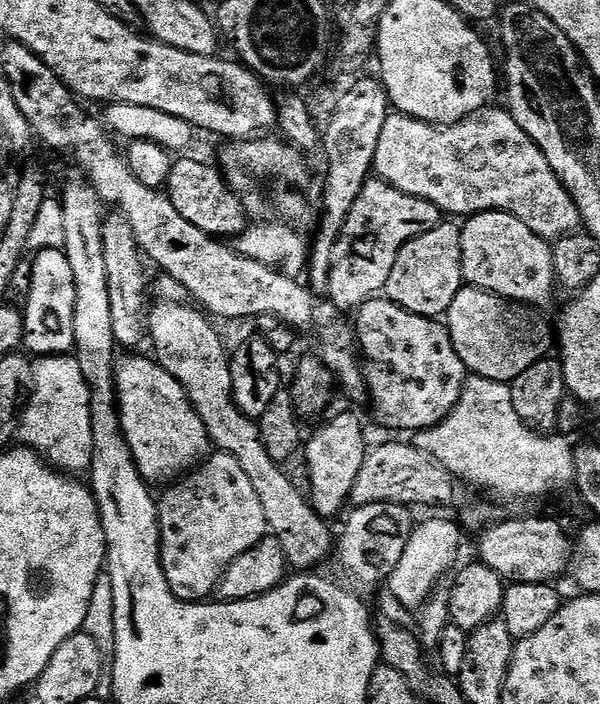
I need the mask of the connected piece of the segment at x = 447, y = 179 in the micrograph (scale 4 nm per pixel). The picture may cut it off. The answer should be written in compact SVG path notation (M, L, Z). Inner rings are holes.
M489 106L483 112L476 112L472 116L468 116L464 120L459 120L456 124L447 126L437 126L435 124L427 124L425 120L416 120L412 116L403 114L389 114L386 118L386 126L382 126L382 138L378 138L378 154L376 155L375 175L381 180L385 180L390 186L394 186L398 190L402 190L406 194L410 194L414 198L426 198L426 202L434 202L434 206L438 206L441 213L450 215L452 218L469 218L478 215L479 212L508 212L514 218L518 218L522 222L526 222L526 226L530 226L530 230L534 230L534 234L538 234L542 239L549 242L555 242L562 236L567 236L581 227L580 211L577 210L575 202L570 198L570 194L562 186L562 182L558 178L558 174L554 174L554 170L550 170L550 162L546 162L546 154L542 154L542 150L538 150L536 143L529 138L526 130L522 130L522 126L518 126L518 122L514 122L514 118L503 107Z

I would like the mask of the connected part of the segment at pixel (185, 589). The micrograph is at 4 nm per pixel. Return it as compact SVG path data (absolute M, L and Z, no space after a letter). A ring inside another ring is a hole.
M219 450L213 451L199 468L187 476L175 481L167 489L168 492L158 500L160 510L160 561L166 574L166 582L170 582L170 590L180 600L188 604L204 602L208 596L217 591L220 579L246 550L258 546L269 535L266 522L266 510L262 510L262 502L258 498L254 485L246 475L246 470L230 454Z

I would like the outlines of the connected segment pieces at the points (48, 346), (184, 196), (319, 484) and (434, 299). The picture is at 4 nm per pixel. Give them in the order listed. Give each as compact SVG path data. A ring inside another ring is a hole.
M46 249L37 251L32 260L33 282L27 299L23 301L24 343L33 357L63 356L71 353L76 347L74 342L74 270L70 270L70 262L61 249Z
M182 156L172 164L166 195L174 210L193 226L198 226L207 236L235 238L244 233L250 224L250 213L244 206L241 193L237 192L224 178L223 173L200 160ZM249 219L249 220L248 220Z
M340 412L321 432L307 437L302 456L308 459L306 471L312 480L310 503L319 516L336 516L352 498L354 482L362 471L366 447L364 448L364 424L352 412Z
M441 222L434 230L406 241L400 247L394 270L390 270L390 278L384 287L387 299L419 316L443 317L450 302L454 302L454 298L466 284L461 229L459 223Z

